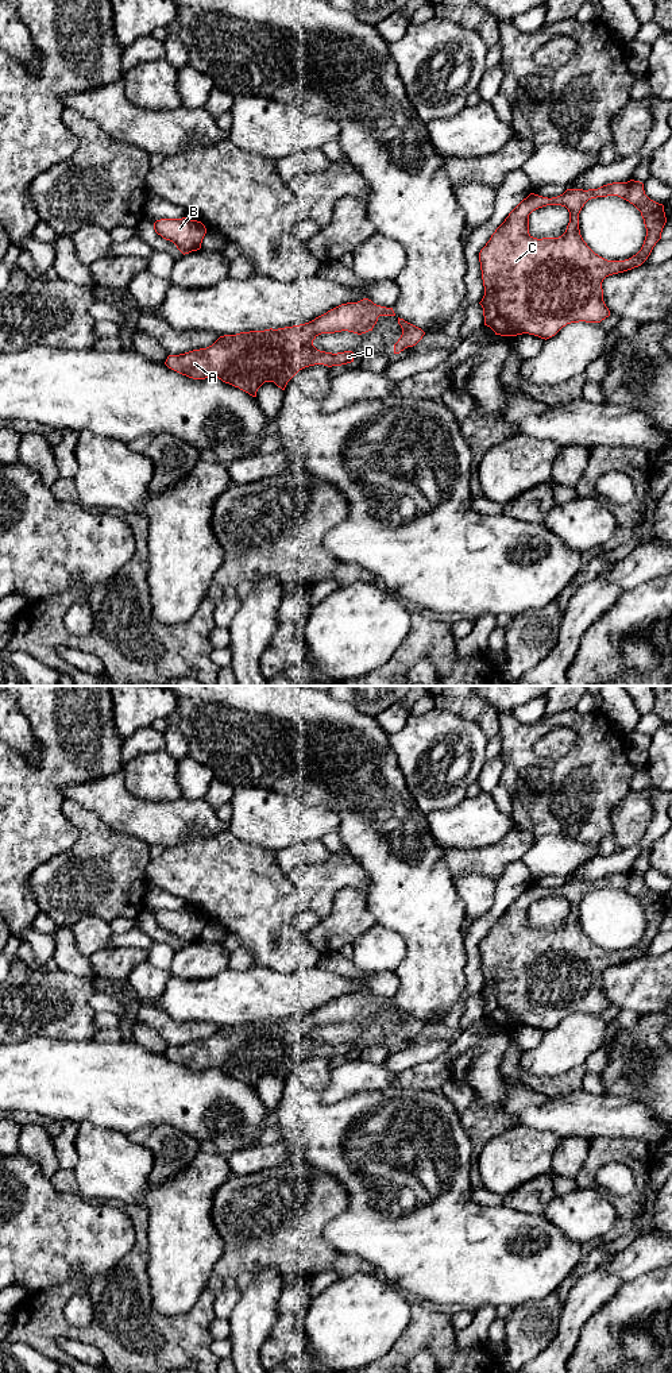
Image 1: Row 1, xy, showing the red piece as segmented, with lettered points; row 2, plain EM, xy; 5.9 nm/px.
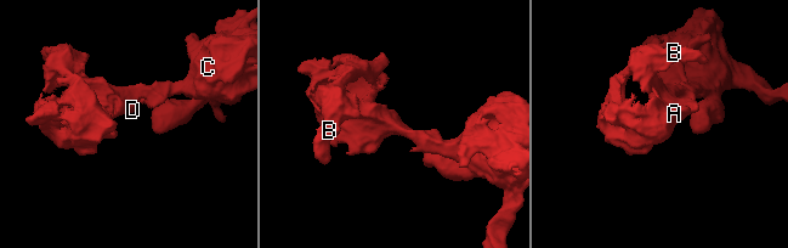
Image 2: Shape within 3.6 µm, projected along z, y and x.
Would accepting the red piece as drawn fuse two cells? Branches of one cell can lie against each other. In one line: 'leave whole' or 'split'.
leave whole

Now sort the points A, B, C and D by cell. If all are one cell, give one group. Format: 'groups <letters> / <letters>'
groups A B C D

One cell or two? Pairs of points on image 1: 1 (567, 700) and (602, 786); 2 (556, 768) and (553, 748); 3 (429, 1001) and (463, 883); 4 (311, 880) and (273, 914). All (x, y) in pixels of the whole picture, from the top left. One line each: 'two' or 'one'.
1: two
2: two
3: two
4: two

